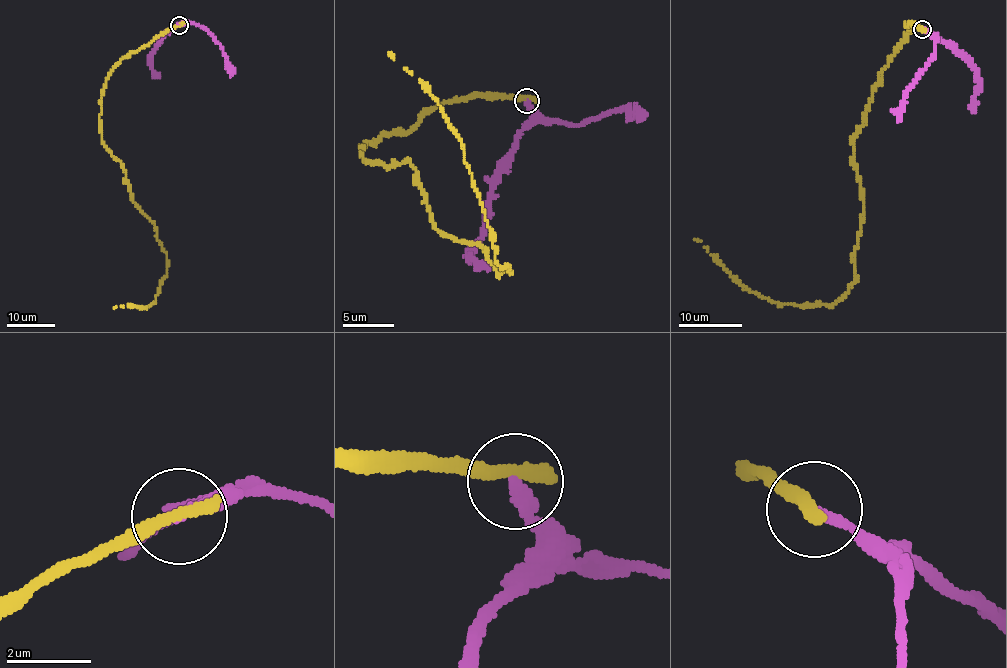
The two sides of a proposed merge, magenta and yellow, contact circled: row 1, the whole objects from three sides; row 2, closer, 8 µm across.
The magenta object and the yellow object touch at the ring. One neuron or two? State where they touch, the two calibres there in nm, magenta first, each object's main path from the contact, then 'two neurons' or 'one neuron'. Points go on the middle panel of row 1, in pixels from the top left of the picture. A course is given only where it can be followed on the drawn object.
at (527, 100); 280 nm thick on the magenta side, 380 nm on the other; magenta runs (527, 101), (533, 115), (500, 168), (479, 245), (471, 249), (471, 261), (487, 272); yellow runs (527, 100), (449, 100), (359, 148), (410, 160), (432, 228), (496, 273), (443, 109), (388, 52); two neurons

